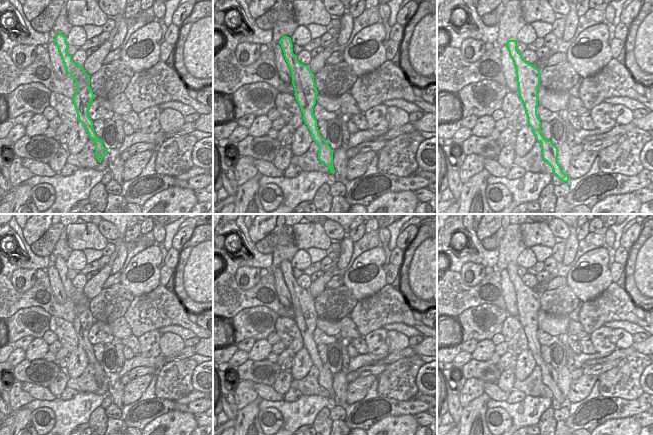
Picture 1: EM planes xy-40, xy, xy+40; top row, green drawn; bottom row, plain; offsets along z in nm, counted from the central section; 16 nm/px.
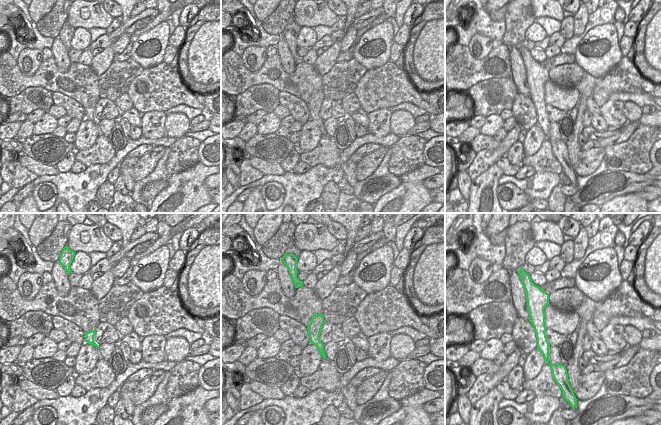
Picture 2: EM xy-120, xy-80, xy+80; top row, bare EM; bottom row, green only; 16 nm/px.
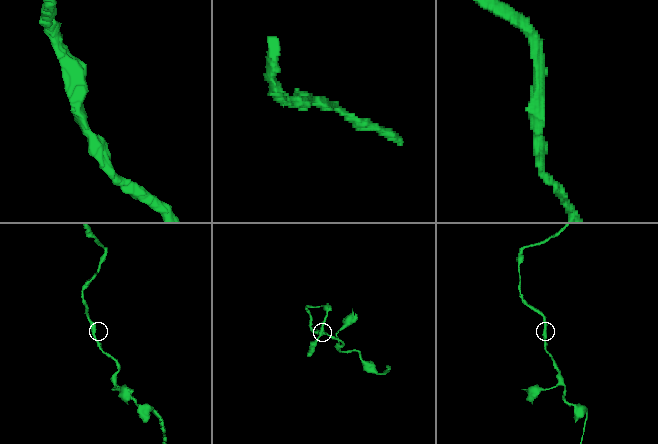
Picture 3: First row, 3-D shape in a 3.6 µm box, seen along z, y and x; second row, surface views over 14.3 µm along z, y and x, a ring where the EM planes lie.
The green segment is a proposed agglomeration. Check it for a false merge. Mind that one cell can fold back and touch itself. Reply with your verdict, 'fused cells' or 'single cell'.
single cell

